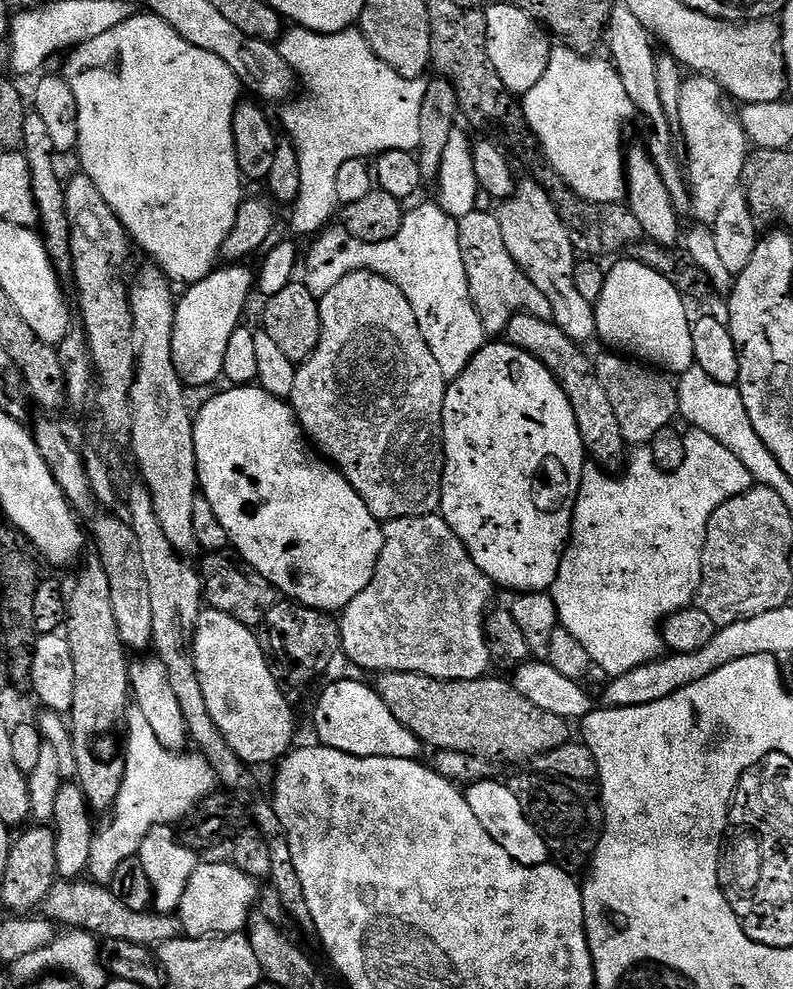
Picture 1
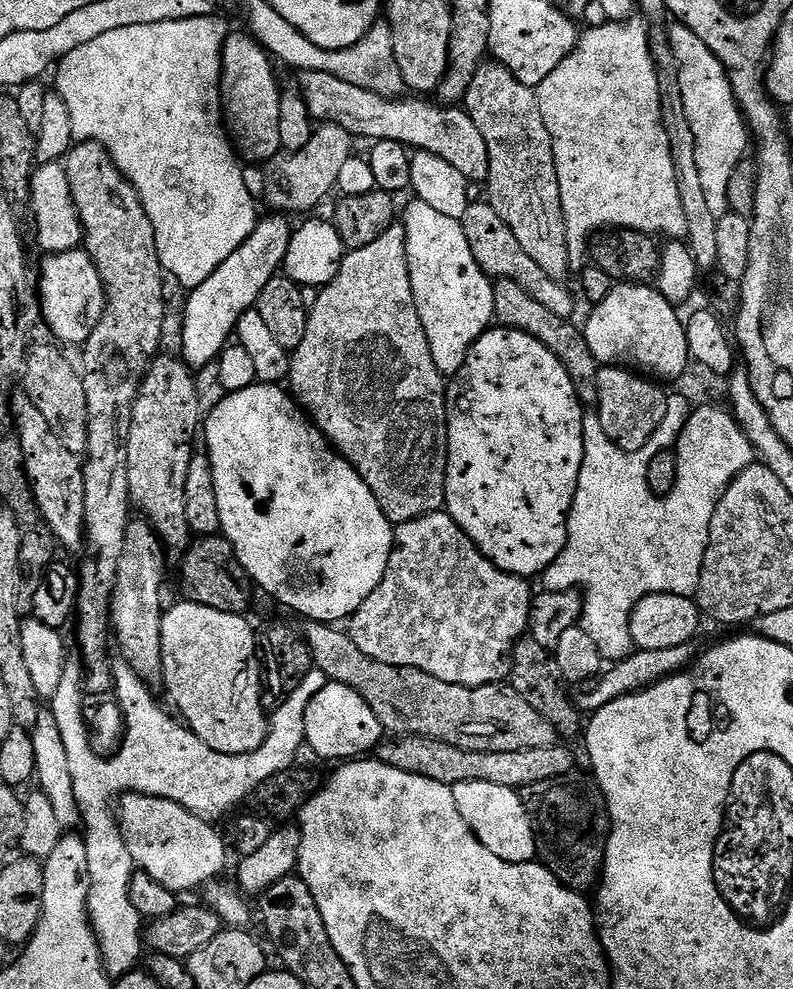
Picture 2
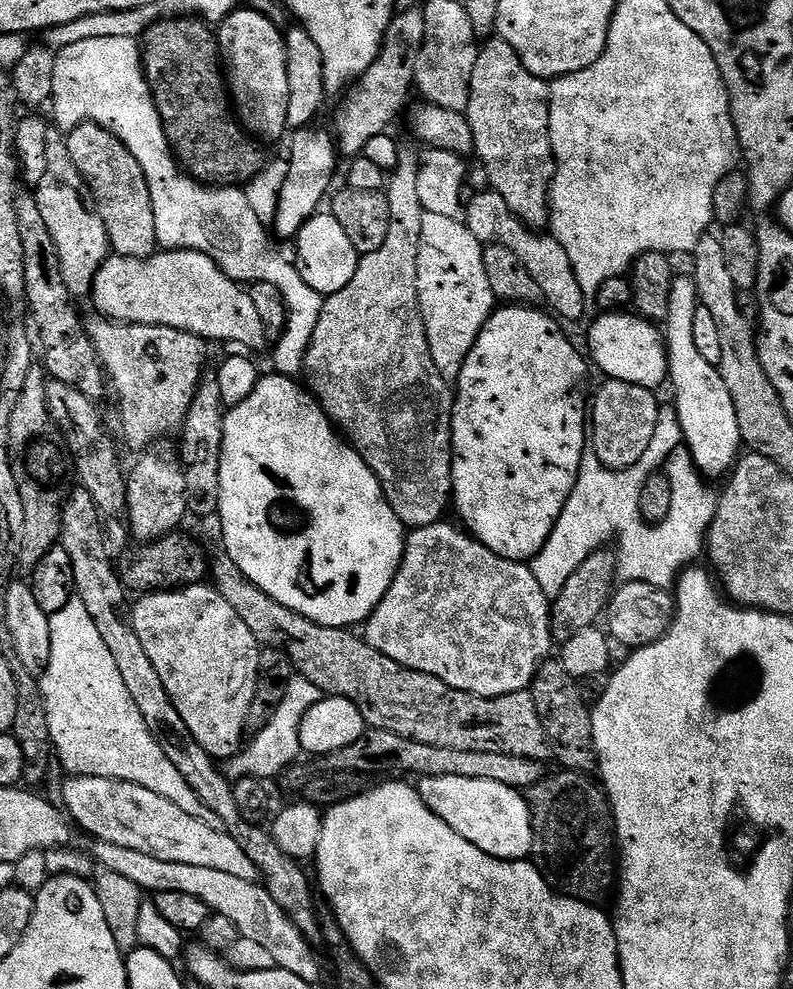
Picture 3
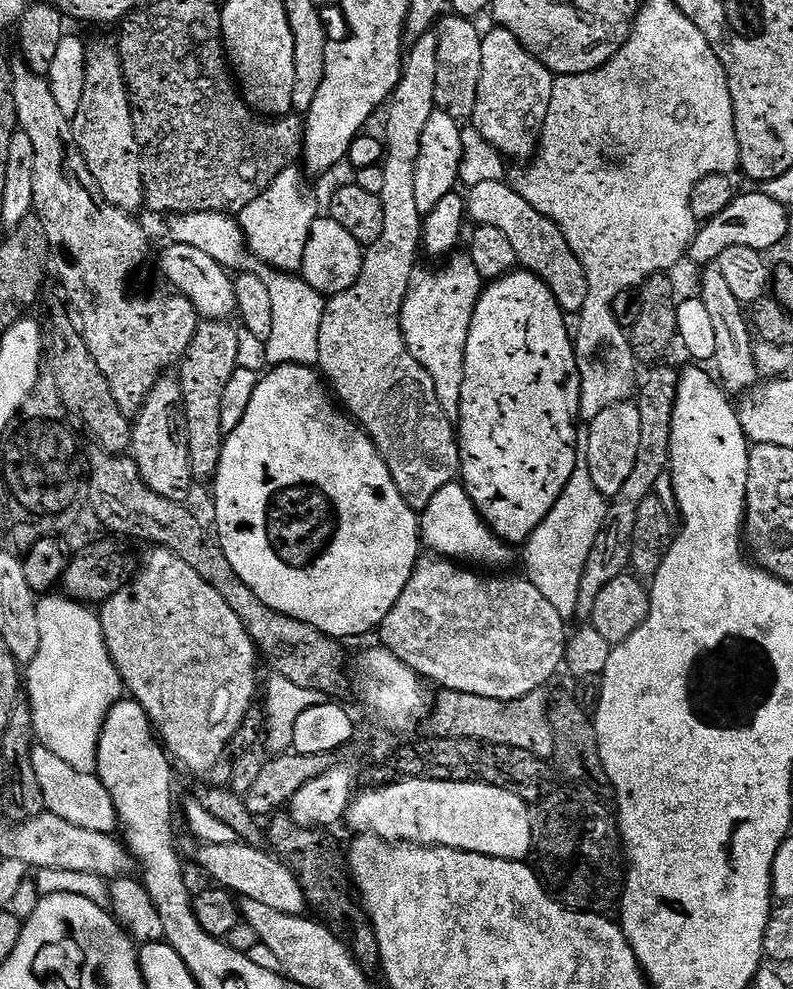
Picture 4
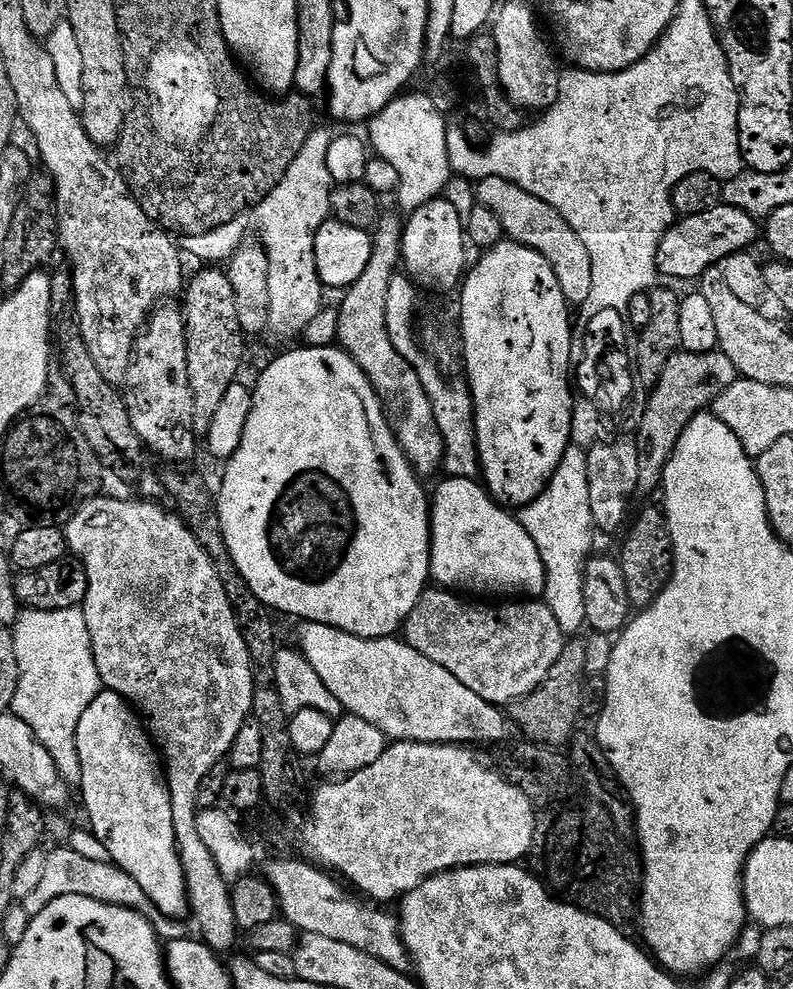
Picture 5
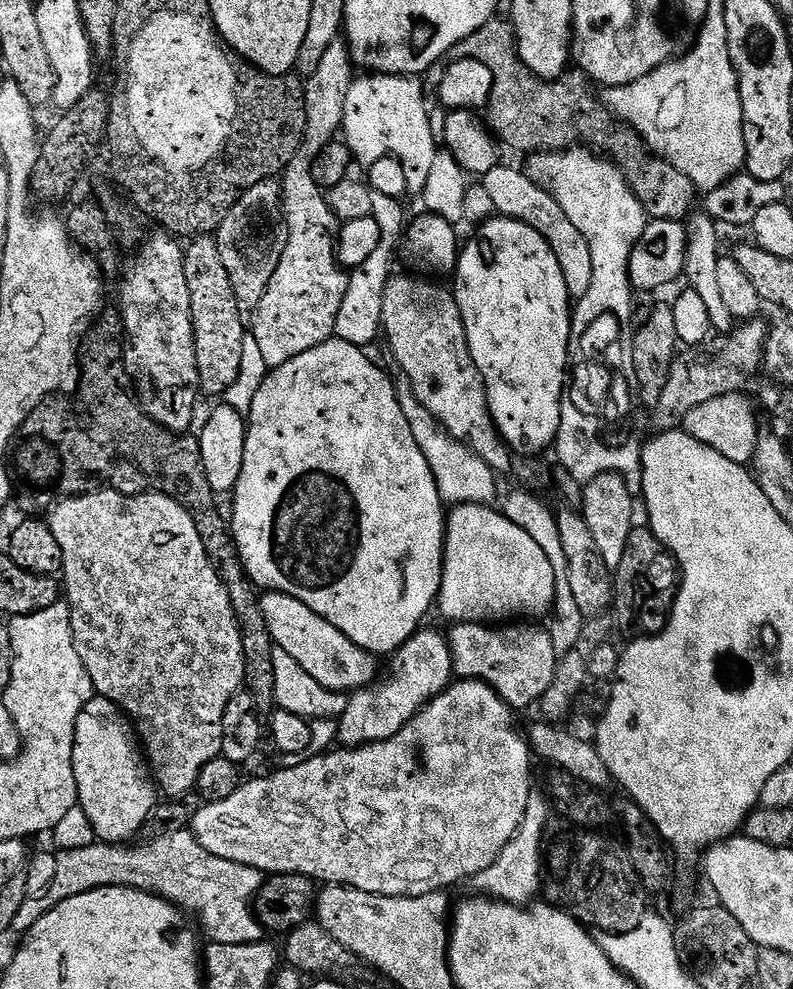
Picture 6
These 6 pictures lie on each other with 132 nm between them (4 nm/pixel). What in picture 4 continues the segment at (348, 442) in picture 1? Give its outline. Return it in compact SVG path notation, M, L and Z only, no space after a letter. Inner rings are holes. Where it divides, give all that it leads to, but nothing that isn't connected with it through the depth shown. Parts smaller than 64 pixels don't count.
M430 30L419 36L407 49L400 69L400 81L386 108L388 121L385 122L384 134L382 133L382 167L386 174L386 186L382 186L382 194L379 196L382 210L386 214L386 223L382 225L382 238L367 245L362 274L358 274L358 283L325 303L322 330L318 330L318 368L323 379L330 385L335 399L343 405L347 415L351 416L374 442L402 498L406 498L406 502L417 514L423 512L426 506L430 506L434 494L438 494L442 486L453 483L460 475L460 441L453 417L448 416L446 410L442 410L438 390L434 390L434 378L430 378L430 374L426 374L418 358L410 354L402 323L408 283L418 270L416 255L421 255L422 252L422 214L414 198L414 174L422 144L422 130L426 130L430 114L437 111L437 82L438 38L435 31Z

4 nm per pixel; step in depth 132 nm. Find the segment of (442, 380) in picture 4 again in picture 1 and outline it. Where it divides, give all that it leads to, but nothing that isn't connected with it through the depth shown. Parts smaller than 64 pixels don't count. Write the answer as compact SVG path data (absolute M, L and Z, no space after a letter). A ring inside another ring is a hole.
M435 202L429 204L420 204L417 208L409 207L404 213L404 221L398 230L398 234L394 234L394 238L390 238L386 242L362 242L362 238L354 238L354 234L350 234L350 230L346 230L342 226L336 228L328 228L316 241L312 244L312 249L308 252L308 257L302 260L302 282L310 290L310 294L314 294L318 298L330 294L333 286L338 286L338 282L342 282L342 278L346 278L346 274L357 270L367 270L376 272L382 278L386 278L390 282L394 282L394 286L398 286L398 290L402 290L402 294L406 294L406 302L410 302L410 306L414 309L414 318L418 318L418 327L422 329L422 338L426 338L426 346L430 346L434 359L438 361L438 366L442 366L442 374L446 378L455 378L462 374L462 370L466 370L469 362L476 357L480 349L486 343L486 333L482 326L482 318L478 318L478 310L474 310L474 302L470 298L470 282L466 278L466 262L462 262L462 246L460 245L460 226L453 216L447 216Z

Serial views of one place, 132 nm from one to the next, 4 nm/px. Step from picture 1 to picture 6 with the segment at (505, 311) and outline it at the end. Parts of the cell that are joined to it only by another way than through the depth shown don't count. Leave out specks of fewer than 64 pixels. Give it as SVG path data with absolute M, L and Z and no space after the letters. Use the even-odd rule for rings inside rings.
M501 162L496 168L482 176L482 183L501 216L508 216L511 220L526 222L526 226L534 226L542 238L554 250L554 258L558 258L558 266L562 266L562 278L566 278L569 297L579 298L590 290L590 281L594 279L594 262L590 259L590 246L586 238L582 238L578 226L566 218L562 206L542 186L538 186L528 177L527 171L507 168L507 163Z

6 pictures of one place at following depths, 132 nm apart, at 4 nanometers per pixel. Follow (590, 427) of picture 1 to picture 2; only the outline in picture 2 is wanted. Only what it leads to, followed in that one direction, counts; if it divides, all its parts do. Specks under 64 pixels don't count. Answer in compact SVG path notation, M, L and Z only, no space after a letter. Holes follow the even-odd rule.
M496 280L492 289L494 290L495 323L499 327L513 328L538 338L538 342L542 342L542 346L546 346L546 350L550 350L550 354L554 354L554 358L558 358L558 362L562 362L562 366L566 366L566 374L570 374L581 404L595 405L598 398L596 379L602 365L594 358L594 354L590 354L590 346L586 346L583 331L577 325L575 328L575 323L572 320L558 318L558 314L546 310L546 306L542 306L542 302L538 302L538 298L526 294L526 290L522 290L522 286L518 286L518 282Z

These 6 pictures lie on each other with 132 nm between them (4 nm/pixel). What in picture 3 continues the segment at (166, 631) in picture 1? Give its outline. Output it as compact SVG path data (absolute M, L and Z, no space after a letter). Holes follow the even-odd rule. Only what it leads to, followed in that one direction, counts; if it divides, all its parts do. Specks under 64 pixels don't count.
M107 318L95 319L87 321L88 337L96 347L96 357L100 359L111 387L112 384L116 387L116 396L120 399L120 428L124 431L125 442L132 448L148 450L159 445L156 443L167 436L175 437L183 429L200 377L205 375L204 359L208 356L209 345L200 336L177 328L163 328L152 324L121 324Z

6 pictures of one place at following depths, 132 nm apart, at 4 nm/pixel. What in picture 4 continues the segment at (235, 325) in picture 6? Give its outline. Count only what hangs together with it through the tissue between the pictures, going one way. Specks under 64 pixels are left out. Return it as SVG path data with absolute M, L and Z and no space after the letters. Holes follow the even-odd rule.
M204 320L194 334L194 342L186 350L183 360L178 365L178 379L184 391L184 417L186 418L186 434L190 446L190 470L193 481L211 481L218 470L218 462L222 458L222 446L226 433L222 430L222 393L230 383L230 374L241 363L241 333L231 328L228 320Z

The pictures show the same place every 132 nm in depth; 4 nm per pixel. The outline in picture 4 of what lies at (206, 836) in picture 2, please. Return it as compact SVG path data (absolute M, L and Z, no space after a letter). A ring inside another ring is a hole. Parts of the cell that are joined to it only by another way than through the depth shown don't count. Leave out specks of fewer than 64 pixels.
M40 746L32 749L32 765L38 773L38 782L42 785L42 798L46 798L47 811L53 812L58 818L66 818L66 822L71 822L74 826L82 826L82 830L98 830L109 834L117 831L116 807L110 790L99 776L74 770L74 766L60 757L59 751L52 749L51 752ZM247 842L234 844L204 844L201 847L200 860L204 868L213 876L215 883L221 888L244 900L263 902L274 910L282 910L291 916L303 916L306 912L304 891L298 878L271 851L263 847L253 846Z

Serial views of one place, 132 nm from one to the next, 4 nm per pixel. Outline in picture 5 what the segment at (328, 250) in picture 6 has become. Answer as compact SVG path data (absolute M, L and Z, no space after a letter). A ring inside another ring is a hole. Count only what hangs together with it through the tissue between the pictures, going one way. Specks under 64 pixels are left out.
M313 127L306 146L290 162L290 170L266 194L262 203L251 209L252 228L270 258L270 318L267 331L276 340L303 337L312 319L321 315L326 289L320 281L314 242L318 230L330 218L334 183L327 166L327 155L334 137L333 130Z

